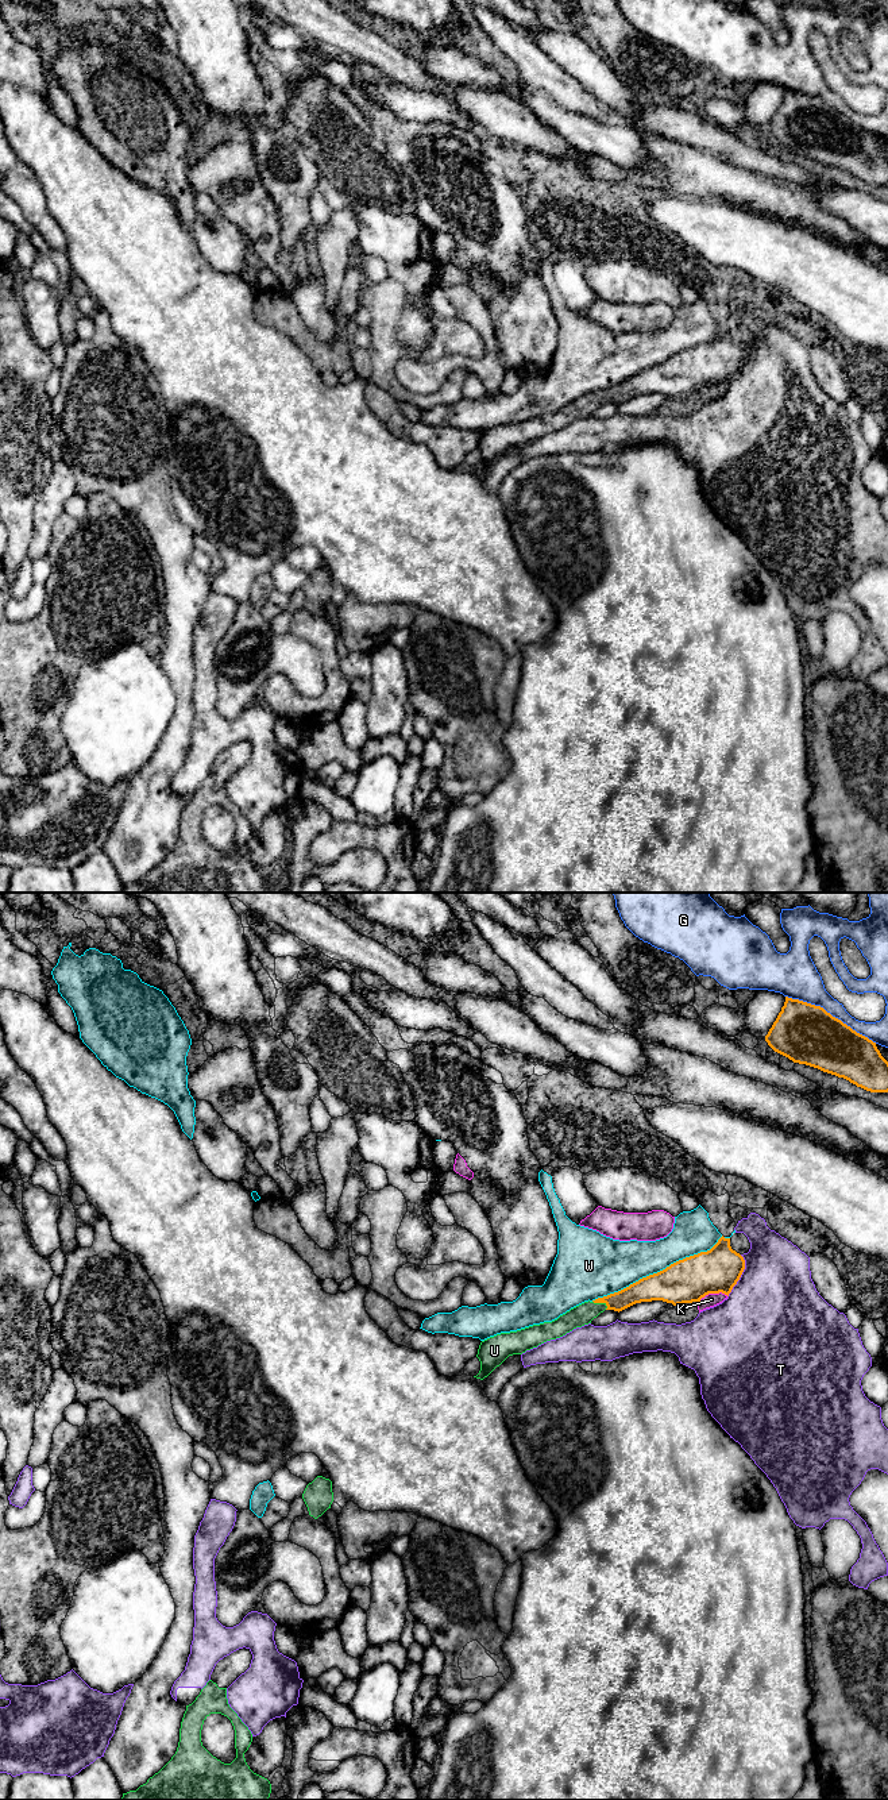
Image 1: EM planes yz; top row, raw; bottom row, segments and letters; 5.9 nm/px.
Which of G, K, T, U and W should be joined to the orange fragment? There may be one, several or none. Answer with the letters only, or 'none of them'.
U

